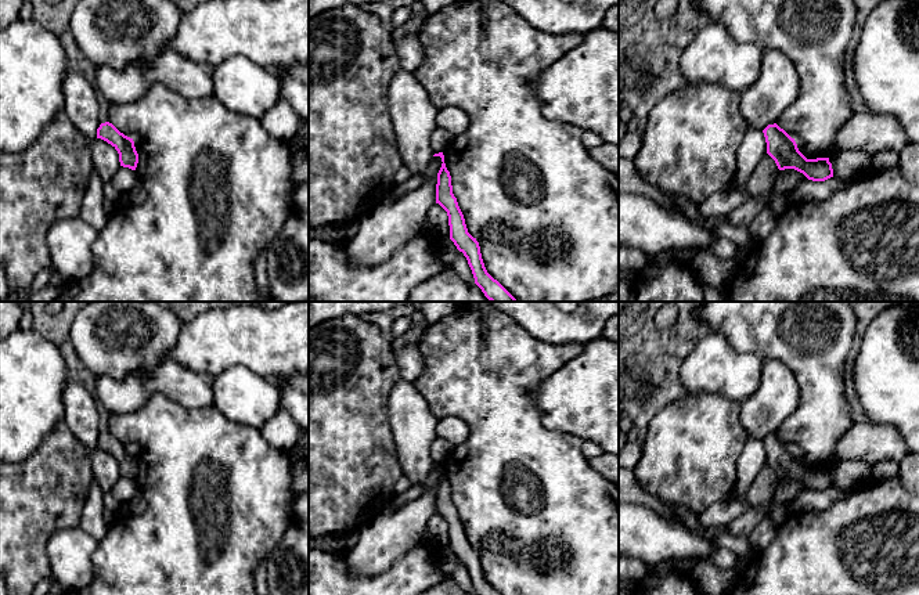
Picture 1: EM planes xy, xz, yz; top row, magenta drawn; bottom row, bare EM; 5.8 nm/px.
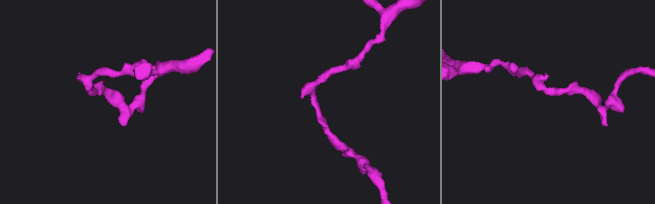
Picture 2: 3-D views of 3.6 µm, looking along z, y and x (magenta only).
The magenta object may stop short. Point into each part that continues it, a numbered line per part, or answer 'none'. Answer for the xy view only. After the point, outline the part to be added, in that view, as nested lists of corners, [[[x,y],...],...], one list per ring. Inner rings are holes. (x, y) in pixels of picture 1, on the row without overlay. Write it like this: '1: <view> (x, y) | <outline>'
none

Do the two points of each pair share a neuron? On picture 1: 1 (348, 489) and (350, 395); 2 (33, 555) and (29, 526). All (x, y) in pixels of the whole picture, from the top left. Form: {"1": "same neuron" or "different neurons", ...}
{"1": "same neuron", "2": "same neuron"}

